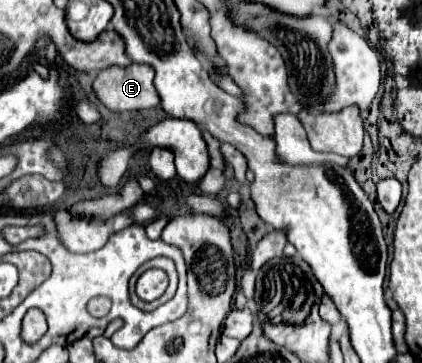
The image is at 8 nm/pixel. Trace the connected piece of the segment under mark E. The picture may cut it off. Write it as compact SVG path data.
M132 63L130 67L108 67L94 79L94 93L112 111L148 111L160 105L158 91L154 87L154 71L146 63Z

